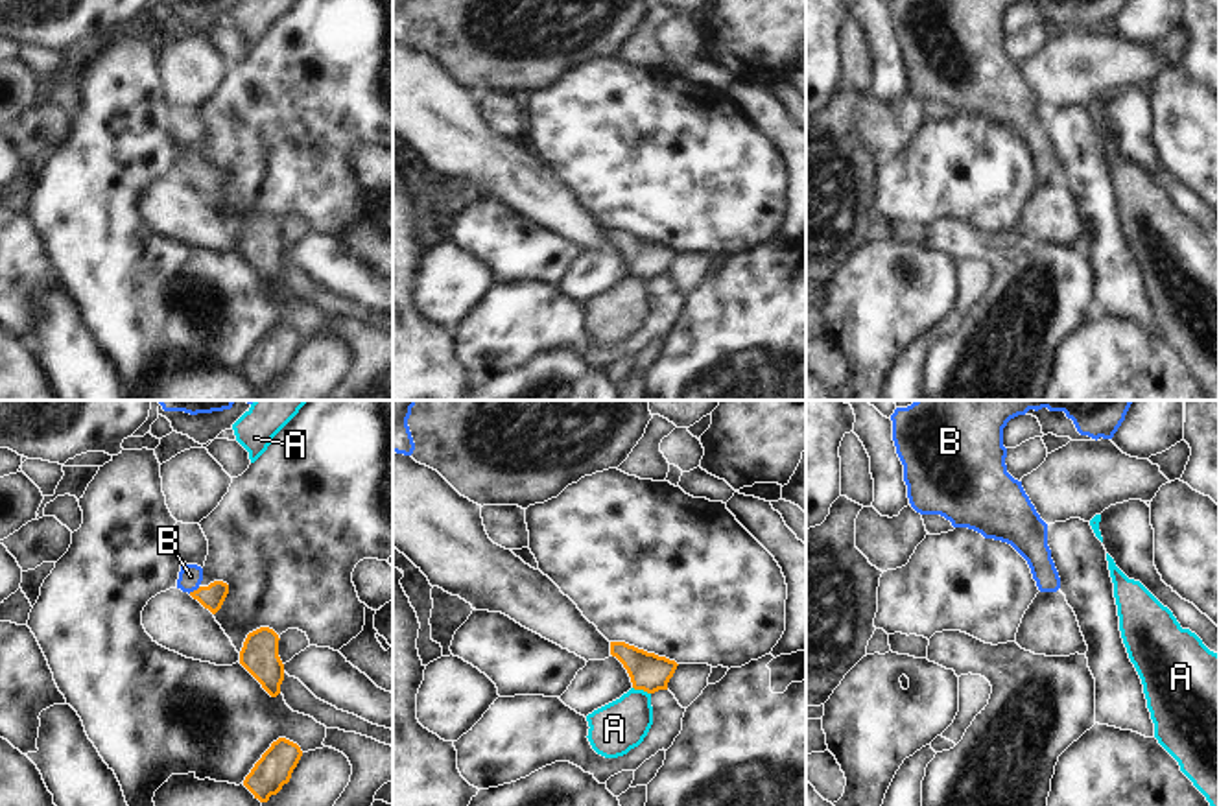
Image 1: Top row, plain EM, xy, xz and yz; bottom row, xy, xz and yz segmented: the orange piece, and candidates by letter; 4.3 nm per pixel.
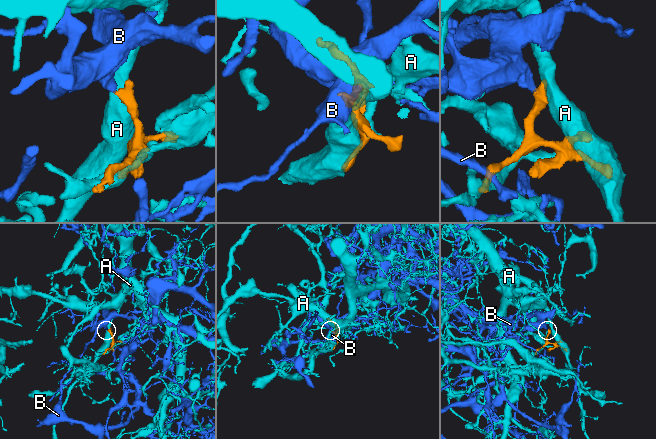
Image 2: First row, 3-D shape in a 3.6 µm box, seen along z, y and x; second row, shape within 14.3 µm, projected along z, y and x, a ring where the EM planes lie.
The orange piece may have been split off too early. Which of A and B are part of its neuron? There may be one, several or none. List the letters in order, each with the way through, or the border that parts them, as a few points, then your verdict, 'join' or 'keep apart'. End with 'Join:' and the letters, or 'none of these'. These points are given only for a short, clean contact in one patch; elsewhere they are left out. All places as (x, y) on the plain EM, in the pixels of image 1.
A: keep apart
B: across xy (213, 183), (194, 177), (190, 163) | join
Join: B

